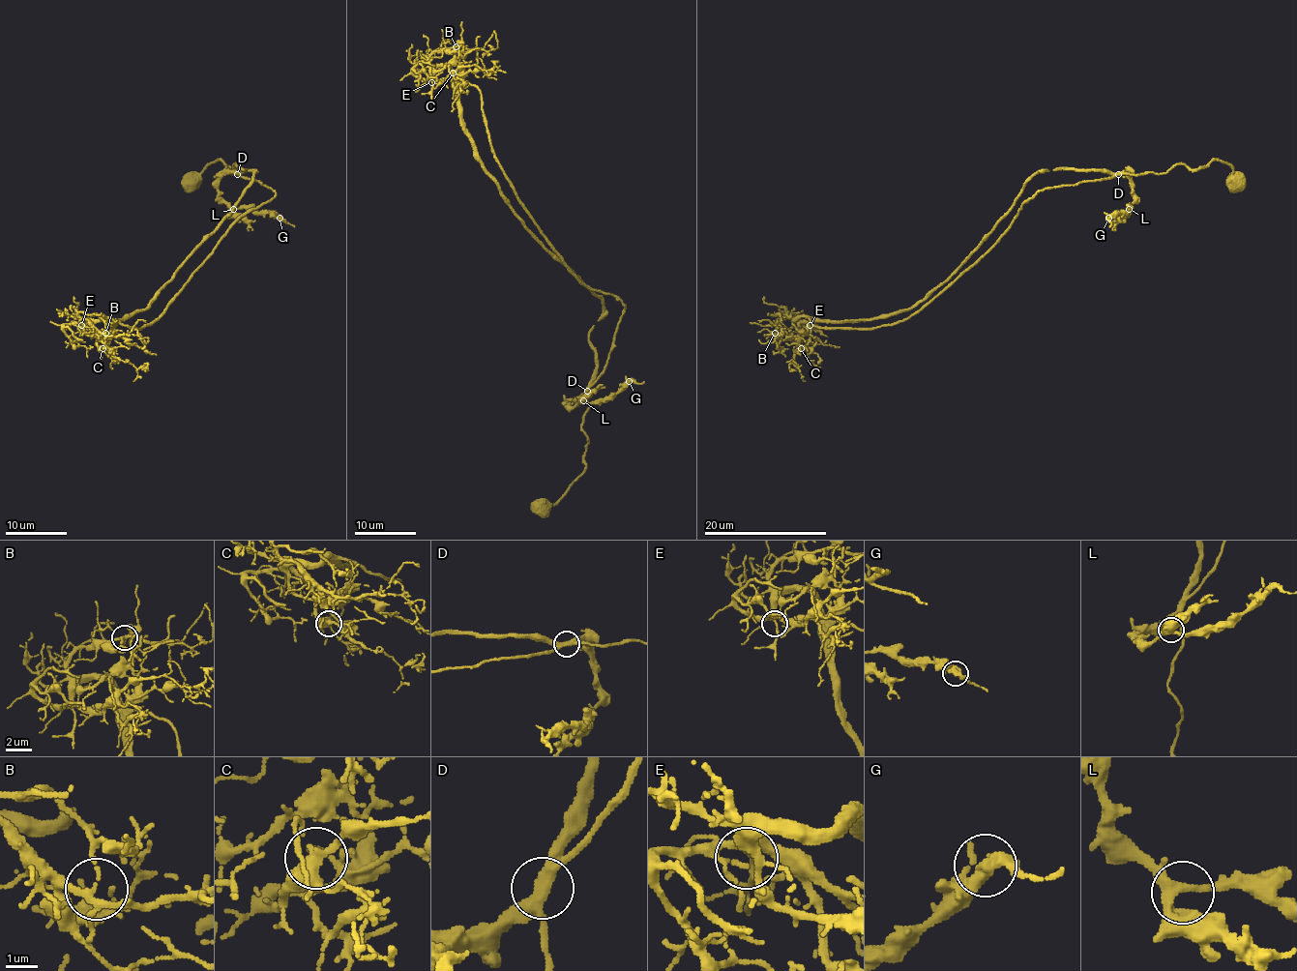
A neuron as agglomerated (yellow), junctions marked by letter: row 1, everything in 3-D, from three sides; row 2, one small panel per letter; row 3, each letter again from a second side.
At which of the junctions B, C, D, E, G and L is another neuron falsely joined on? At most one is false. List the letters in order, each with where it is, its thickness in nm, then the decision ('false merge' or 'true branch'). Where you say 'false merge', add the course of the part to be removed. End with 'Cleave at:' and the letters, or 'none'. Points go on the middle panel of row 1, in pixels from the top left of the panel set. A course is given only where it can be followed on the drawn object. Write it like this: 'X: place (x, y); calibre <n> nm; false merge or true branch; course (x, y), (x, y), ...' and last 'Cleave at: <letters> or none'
B: place (456, 46); calibre 190 nm; true branch
C: place (453, 73); calibre 360 nm; true branch
D: place (587, 391); calibre 320 nm; true branch
E: place (431, 82); calibre 240 nm; true branch
G: place (629, 381); calibre 360 nm; true branch
L: place (583, 400); calibre 320 nm; true branch
Cleave at: none

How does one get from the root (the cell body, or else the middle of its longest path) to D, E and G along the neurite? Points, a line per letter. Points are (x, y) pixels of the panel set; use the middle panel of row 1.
D: (513, 187), (516, 198), (564, 264), (590, 289), (616, 297), (624, 308), (605, 368), (587, 390)
E: (513, 187), (490, 145), (480, 91), (466, 82), (457, 80), (446, 67), (434, 70), (431, 82)
G: (513, 187), (564, 264), (590, 289), (616, 297), (624, 308), (604, 371), (568, 404), (600, 402), (629, 381)

